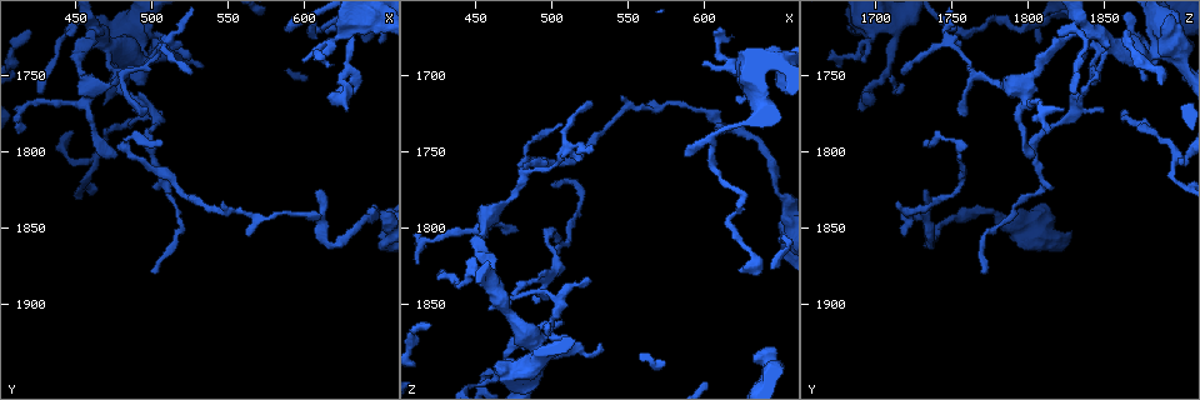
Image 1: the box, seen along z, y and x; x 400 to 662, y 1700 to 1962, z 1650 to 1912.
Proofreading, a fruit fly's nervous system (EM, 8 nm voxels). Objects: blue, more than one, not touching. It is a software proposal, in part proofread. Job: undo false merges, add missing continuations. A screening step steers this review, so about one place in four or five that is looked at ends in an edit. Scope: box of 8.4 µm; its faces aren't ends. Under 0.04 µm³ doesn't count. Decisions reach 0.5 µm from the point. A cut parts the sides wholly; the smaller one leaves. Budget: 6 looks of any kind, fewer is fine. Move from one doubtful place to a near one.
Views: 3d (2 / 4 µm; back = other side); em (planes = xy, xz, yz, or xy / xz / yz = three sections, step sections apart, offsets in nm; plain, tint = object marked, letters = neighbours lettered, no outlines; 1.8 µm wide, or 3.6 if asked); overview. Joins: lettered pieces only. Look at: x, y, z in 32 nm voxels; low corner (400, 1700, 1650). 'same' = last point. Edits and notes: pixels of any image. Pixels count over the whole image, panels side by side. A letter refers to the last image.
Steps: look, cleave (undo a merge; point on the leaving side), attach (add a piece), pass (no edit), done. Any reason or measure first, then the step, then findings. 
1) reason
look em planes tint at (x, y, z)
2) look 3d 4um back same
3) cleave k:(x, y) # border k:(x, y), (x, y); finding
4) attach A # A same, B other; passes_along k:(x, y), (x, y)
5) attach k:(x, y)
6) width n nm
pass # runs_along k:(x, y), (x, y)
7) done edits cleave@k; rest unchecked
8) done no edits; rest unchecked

long arm stops here
look em planes letters at (640, 1728, 1880)

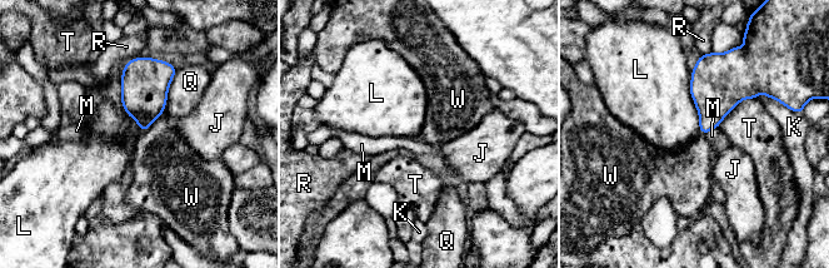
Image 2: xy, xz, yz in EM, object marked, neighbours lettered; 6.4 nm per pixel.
pass # J other, K other, L other, M other, Q other, R other, T other, W other; border 2:(690, 70), (689, 93), (700, 133); no lettered piece goes on from it

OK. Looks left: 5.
free end
look em planes letters at (498, 1878, 1770)

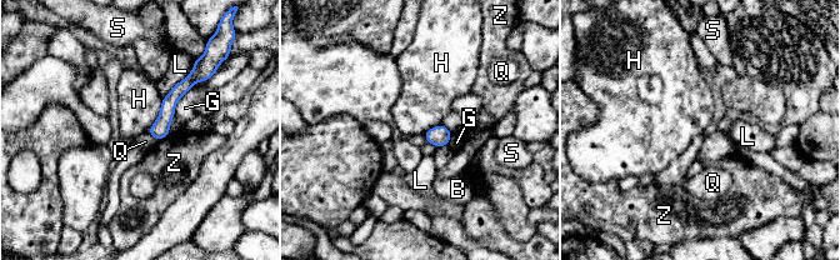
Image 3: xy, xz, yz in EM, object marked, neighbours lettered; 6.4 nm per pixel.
width 110 nm
pass # B other, G other, H other, L other, Q other, S other, Z other; border 3:(163, 99), (159, 116), (146, 131); none of them fits

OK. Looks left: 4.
thin end
look em 3.6um yz step 16 letters at (562, 1856, 1718)

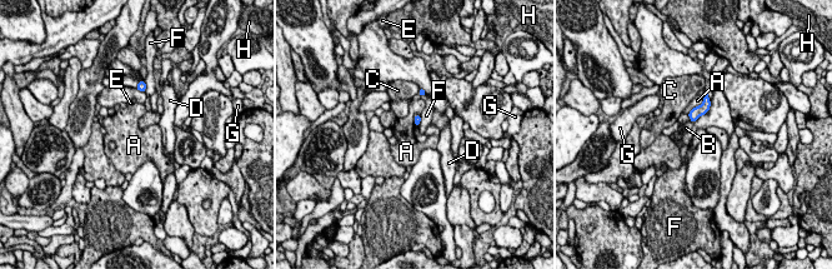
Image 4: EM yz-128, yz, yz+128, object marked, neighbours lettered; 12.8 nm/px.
cut it another way
look em 3.6um planes letters same

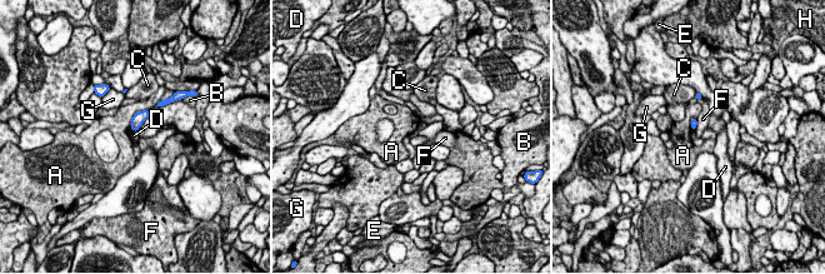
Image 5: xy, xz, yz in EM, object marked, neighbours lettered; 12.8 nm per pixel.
pass # A other, B other, C other, D other, E other, F other, G other, H other; border 5:(131, 129), (136, 131); no lettered piece goes on from it

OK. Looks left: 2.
done no edits; rest unchecked

